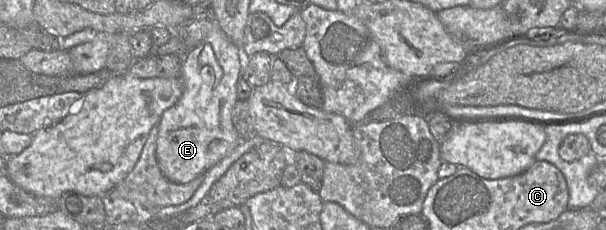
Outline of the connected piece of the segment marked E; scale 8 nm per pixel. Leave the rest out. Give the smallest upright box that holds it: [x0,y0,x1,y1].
[156,19,244,183]

